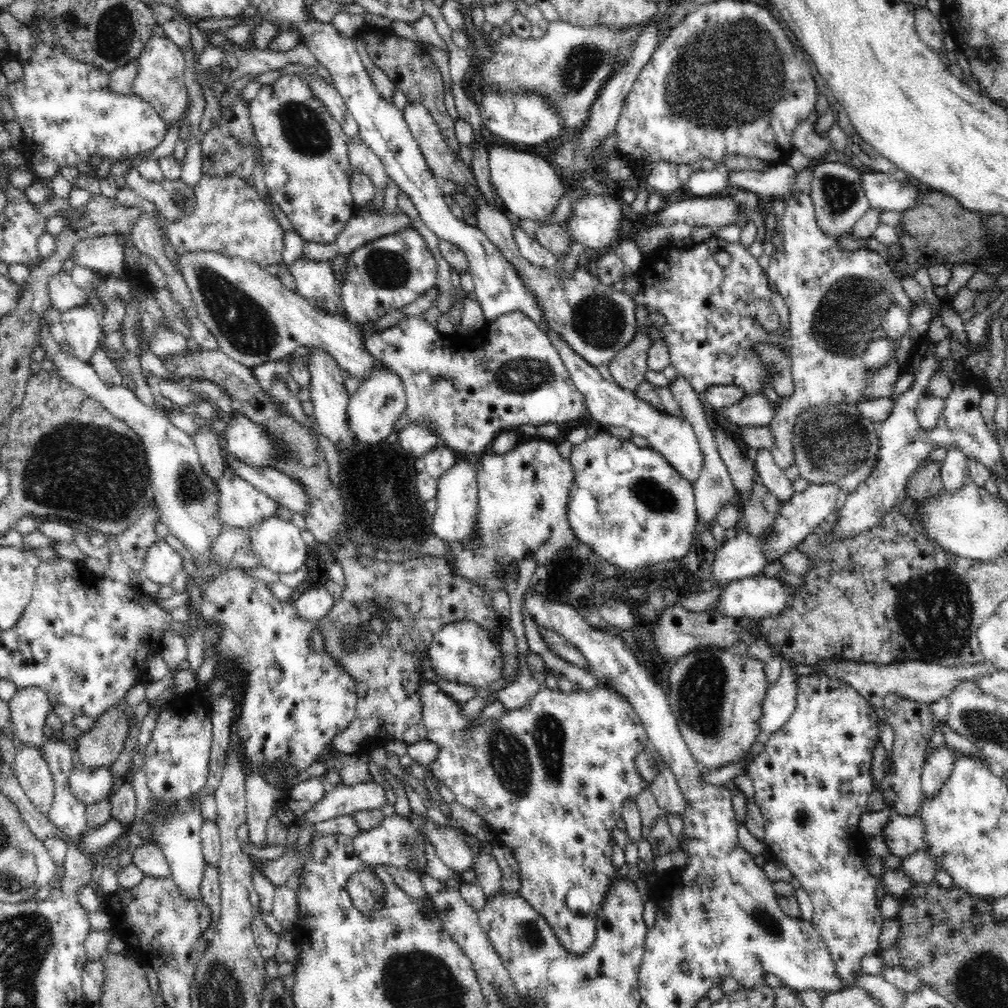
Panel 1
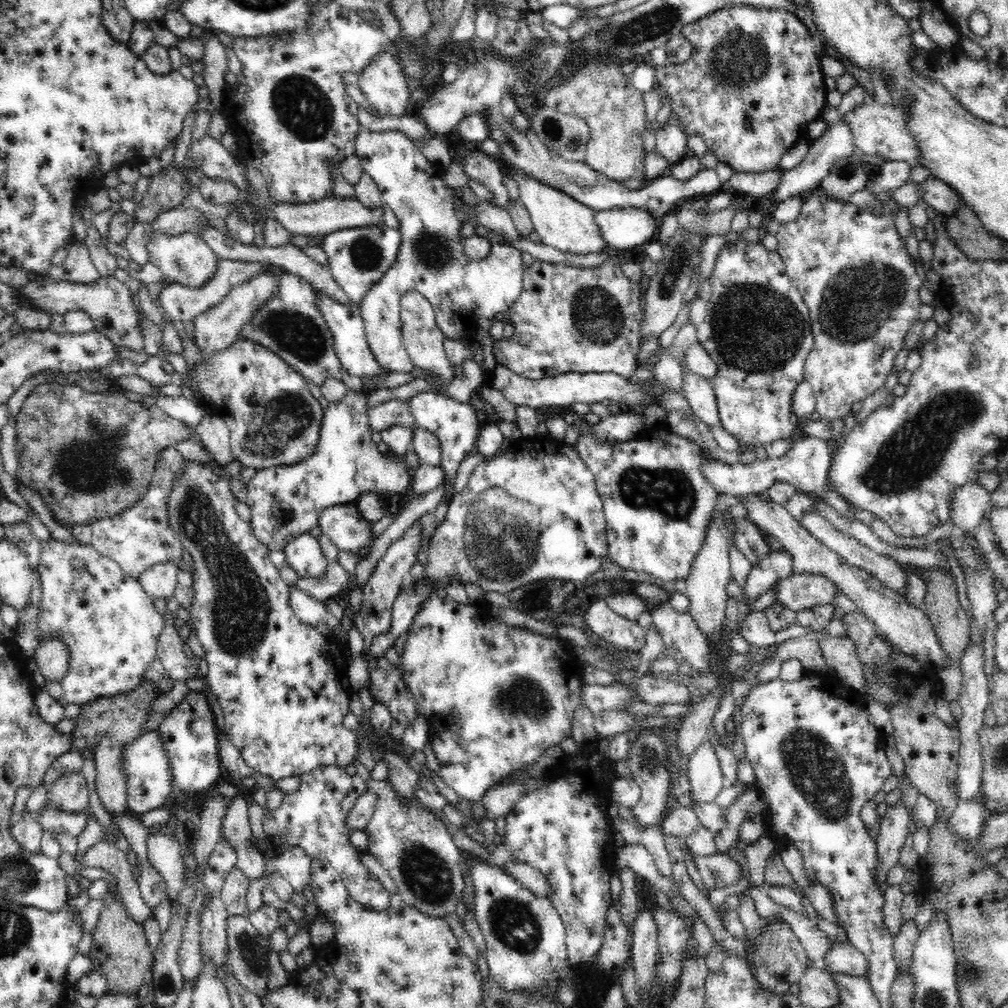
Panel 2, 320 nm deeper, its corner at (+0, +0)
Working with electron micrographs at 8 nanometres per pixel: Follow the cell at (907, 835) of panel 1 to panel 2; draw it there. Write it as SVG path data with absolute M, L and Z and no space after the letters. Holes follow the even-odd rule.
M960 801L956 808L949 819L952 832L968 841L982 839L985 823L992 814L974 801Z

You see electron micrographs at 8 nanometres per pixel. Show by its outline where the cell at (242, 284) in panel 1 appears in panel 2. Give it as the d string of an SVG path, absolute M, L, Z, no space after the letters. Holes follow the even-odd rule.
M156 231L150 233L147 238L146 248L149 261L155 264L164 274L164 278L171 280L172 283L201 287L214 276L220 258L214 254L213 250L210 250L207 242L200 235L185 232L170 236Z

